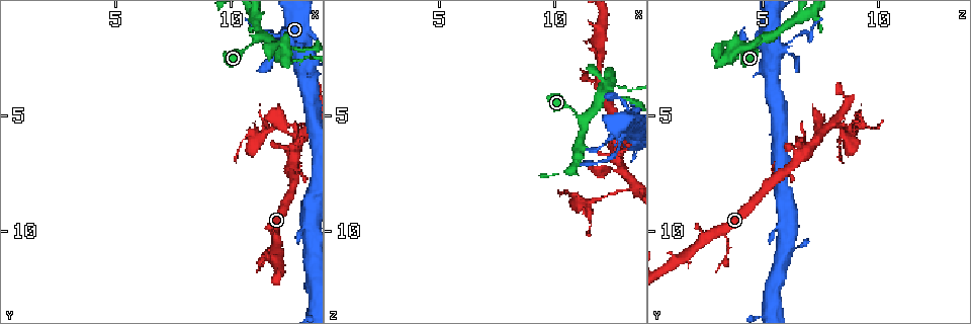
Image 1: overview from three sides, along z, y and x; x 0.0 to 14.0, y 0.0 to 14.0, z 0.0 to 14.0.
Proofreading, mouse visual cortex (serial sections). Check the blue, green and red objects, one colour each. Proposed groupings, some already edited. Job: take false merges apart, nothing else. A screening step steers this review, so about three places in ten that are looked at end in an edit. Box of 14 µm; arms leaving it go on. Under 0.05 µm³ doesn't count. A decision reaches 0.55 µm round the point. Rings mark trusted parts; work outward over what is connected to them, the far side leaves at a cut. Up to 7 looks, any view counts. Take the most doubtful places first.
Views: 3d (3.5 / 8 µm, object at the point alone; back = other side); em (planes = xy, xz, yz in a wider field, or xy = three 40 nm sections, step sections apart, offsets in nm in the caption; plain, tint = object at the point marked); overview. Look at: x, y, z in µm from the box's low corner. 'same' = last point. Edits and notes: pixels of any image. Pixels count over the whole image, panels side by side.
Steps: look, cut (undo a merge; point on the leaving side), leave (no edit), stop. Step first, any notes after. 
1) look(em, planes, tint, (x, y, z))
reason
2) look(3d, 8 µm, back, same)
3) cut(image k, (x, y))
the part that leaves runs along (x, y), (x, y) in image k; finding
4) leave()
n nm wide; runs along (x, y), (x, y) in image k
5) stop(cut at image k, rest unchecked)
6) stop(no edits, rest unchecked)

look(3d, 3.5 µm, (12.2, 2.1, 3.8))
narrows sharply

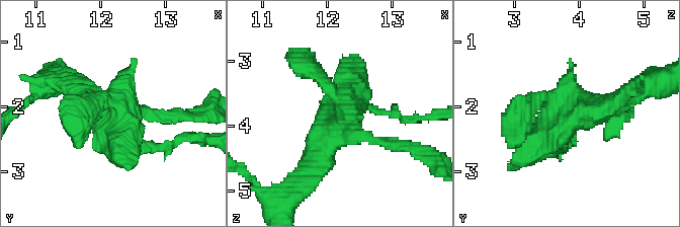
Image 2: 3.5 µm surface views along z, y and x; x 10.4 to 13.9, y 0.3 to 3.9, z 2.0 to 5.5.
look(em, planes, tint, (12.20, 2.10, 3.85))

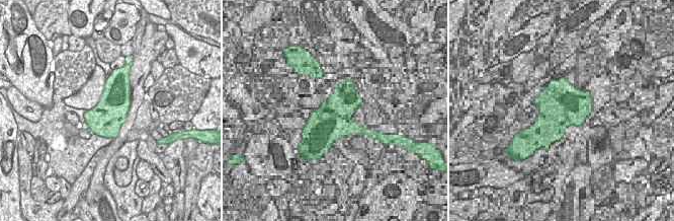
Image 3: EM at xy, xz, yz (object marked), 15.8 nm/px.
look(em, xy, step 1, tint, same)
cut it another way

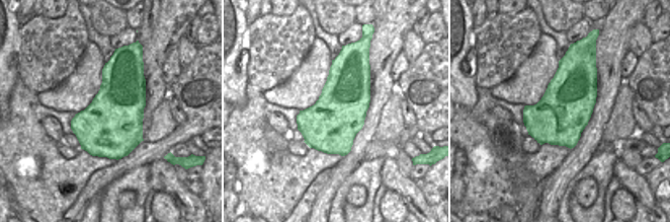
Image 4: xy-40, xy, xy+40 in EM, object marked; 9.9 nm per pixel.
leave()
runs along (622, 99), (568, 116), (518, 159) in image 2; one cell here

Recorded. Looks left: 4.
look(3d, 8 µm, (12.8, 1.8, 6.3))
abrupt turn

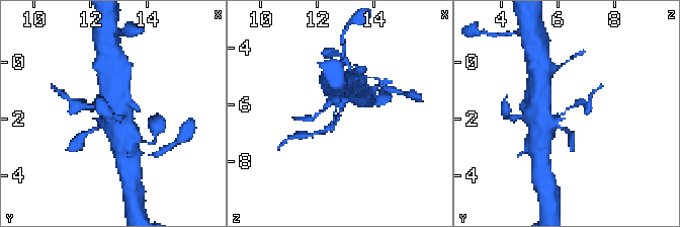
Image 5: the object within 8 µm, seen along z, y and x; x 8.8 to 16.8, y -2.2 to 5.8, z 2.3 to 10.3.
look(3d, 3.5 µm, (12.9, 1.8, 6.3))

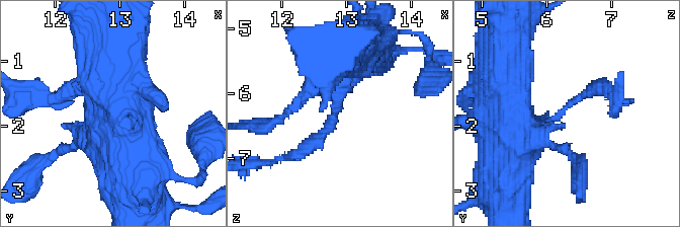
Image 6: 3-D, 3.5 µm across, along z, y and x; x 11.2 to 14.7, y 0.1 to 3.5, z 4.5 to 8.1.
look(em, planes, tint, (12.85, 1.75, 6.30))
now the EM

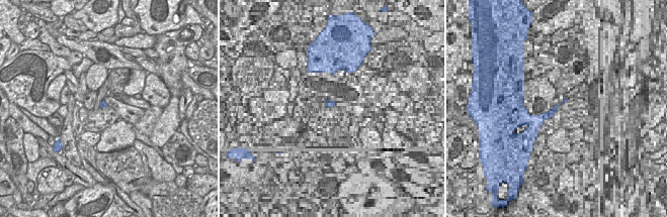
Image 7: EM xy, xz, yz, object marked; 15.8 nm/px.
cut(image 6, (322, 137))
100 nm wide; the part that leaves runs along (336, 114), (302, 152), (264, 162) in image 6; two cells meet here

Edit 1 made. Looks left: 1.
stop(cut at image 6, rest unchecked)

